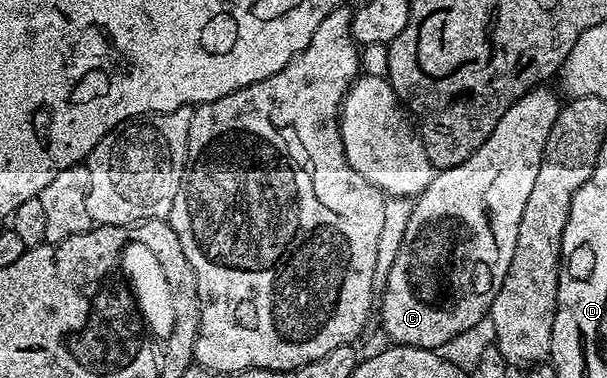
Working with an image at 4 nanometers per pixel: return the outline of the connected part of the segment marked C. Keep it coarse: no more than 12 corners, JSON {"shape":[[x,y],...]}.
{"shape":[[531,89],[415,198],[378,297],[438,351],[491,314],[562,101]]}

